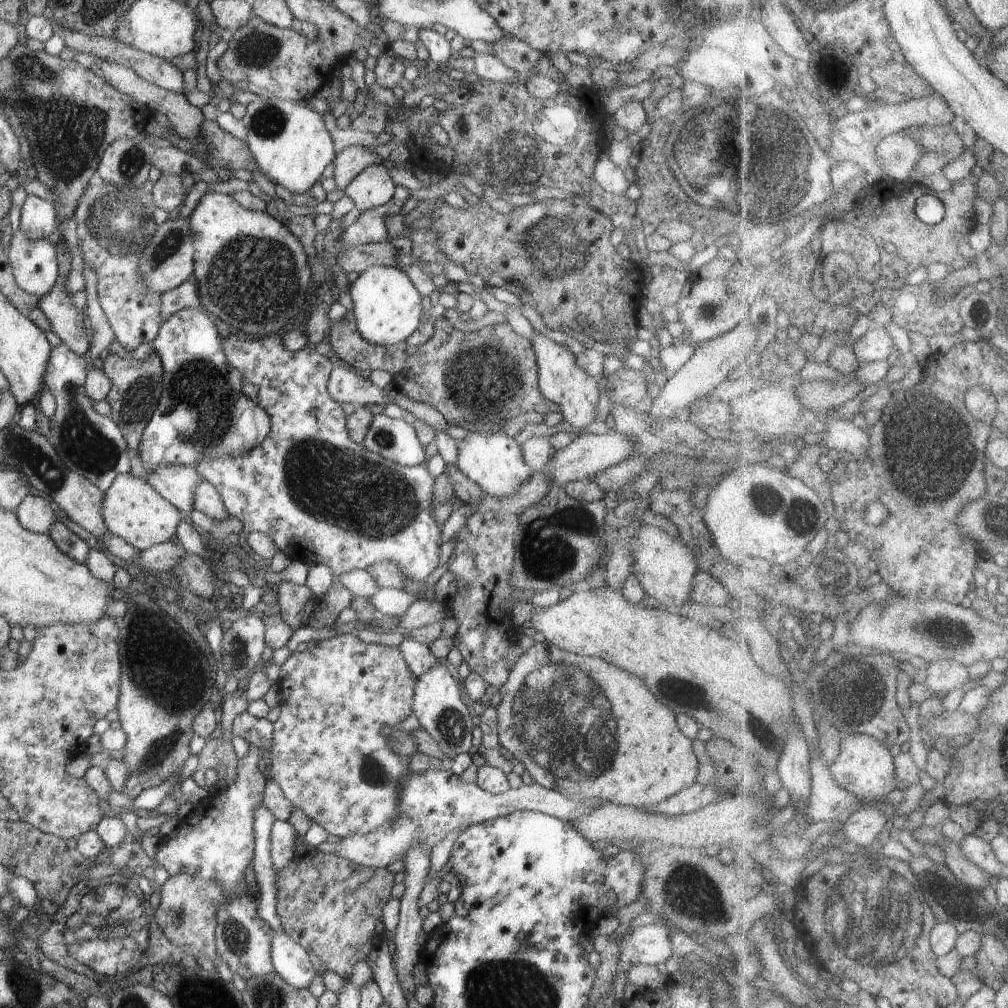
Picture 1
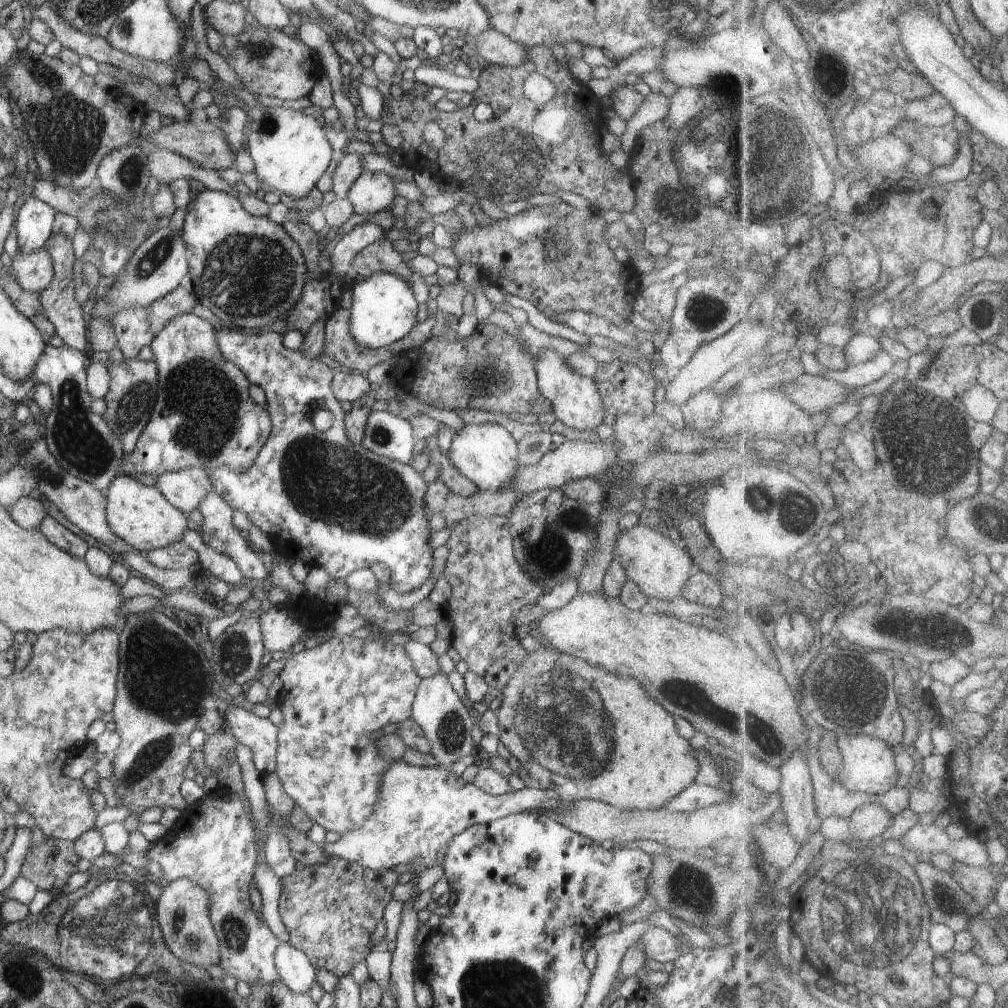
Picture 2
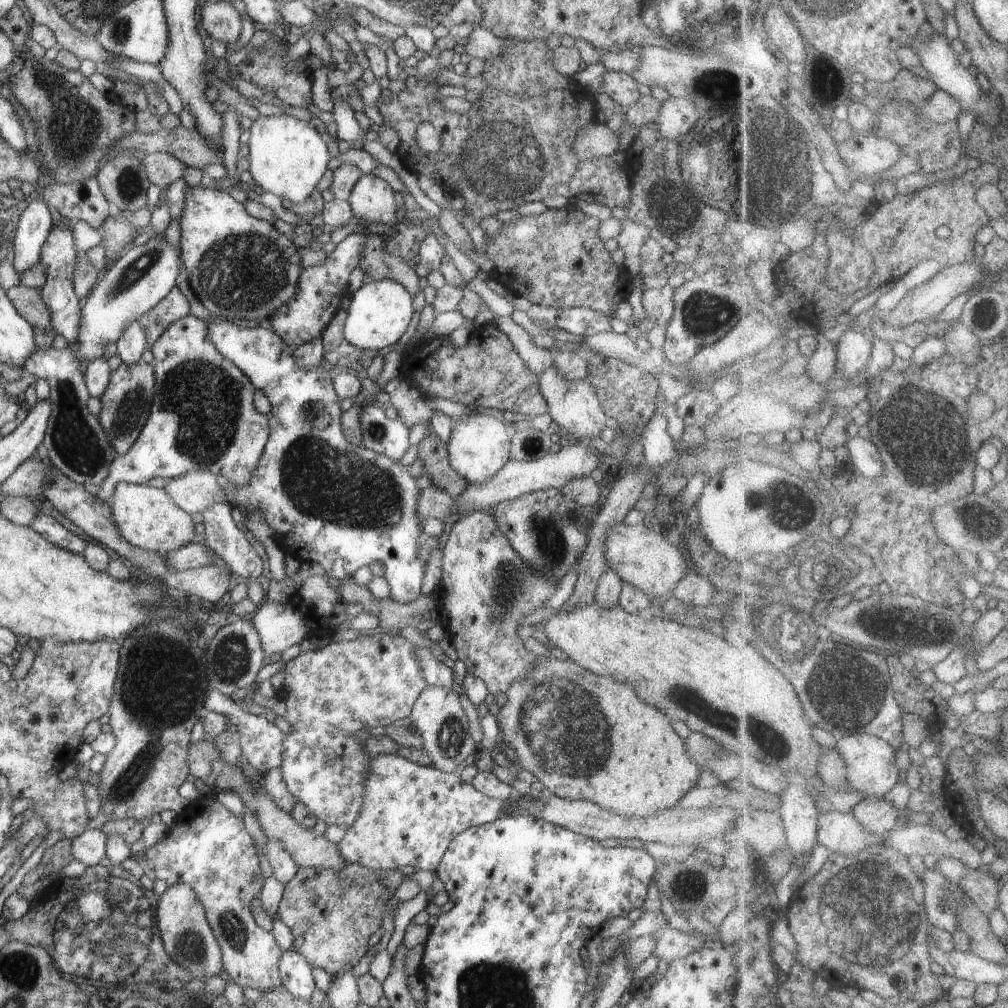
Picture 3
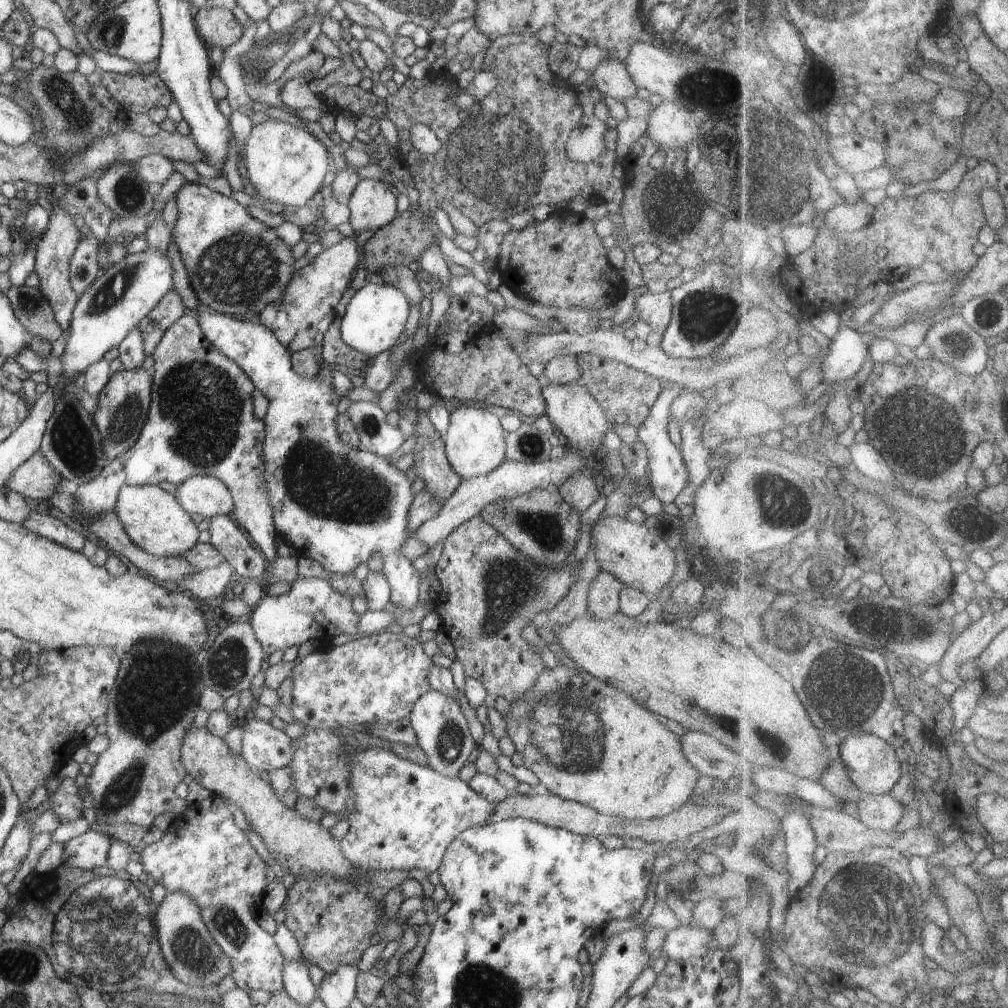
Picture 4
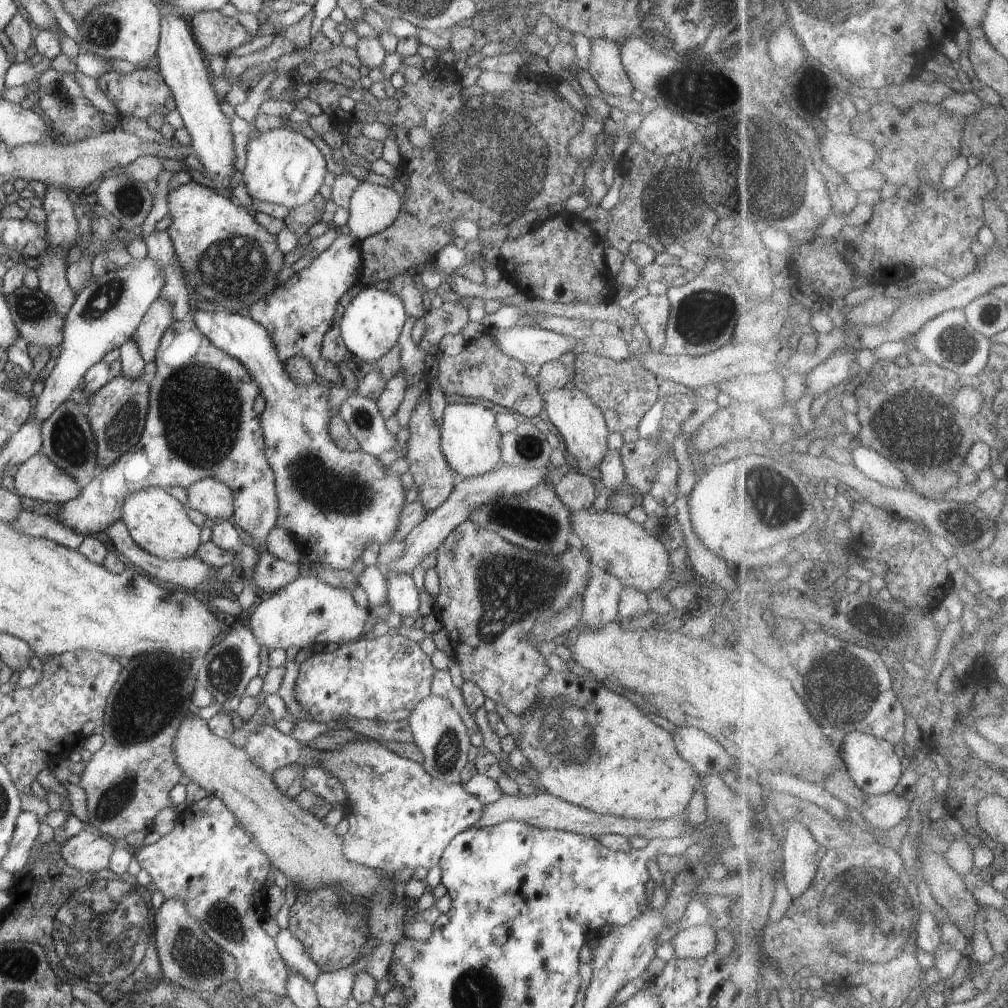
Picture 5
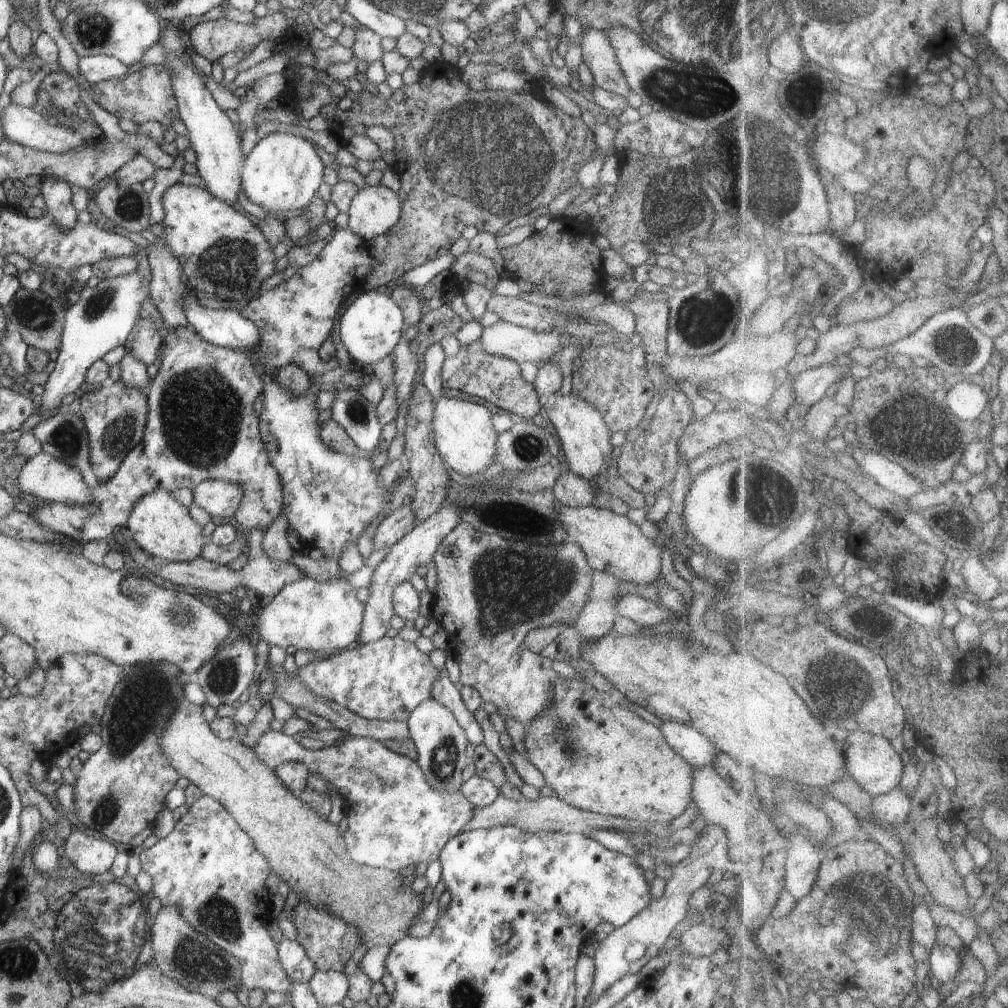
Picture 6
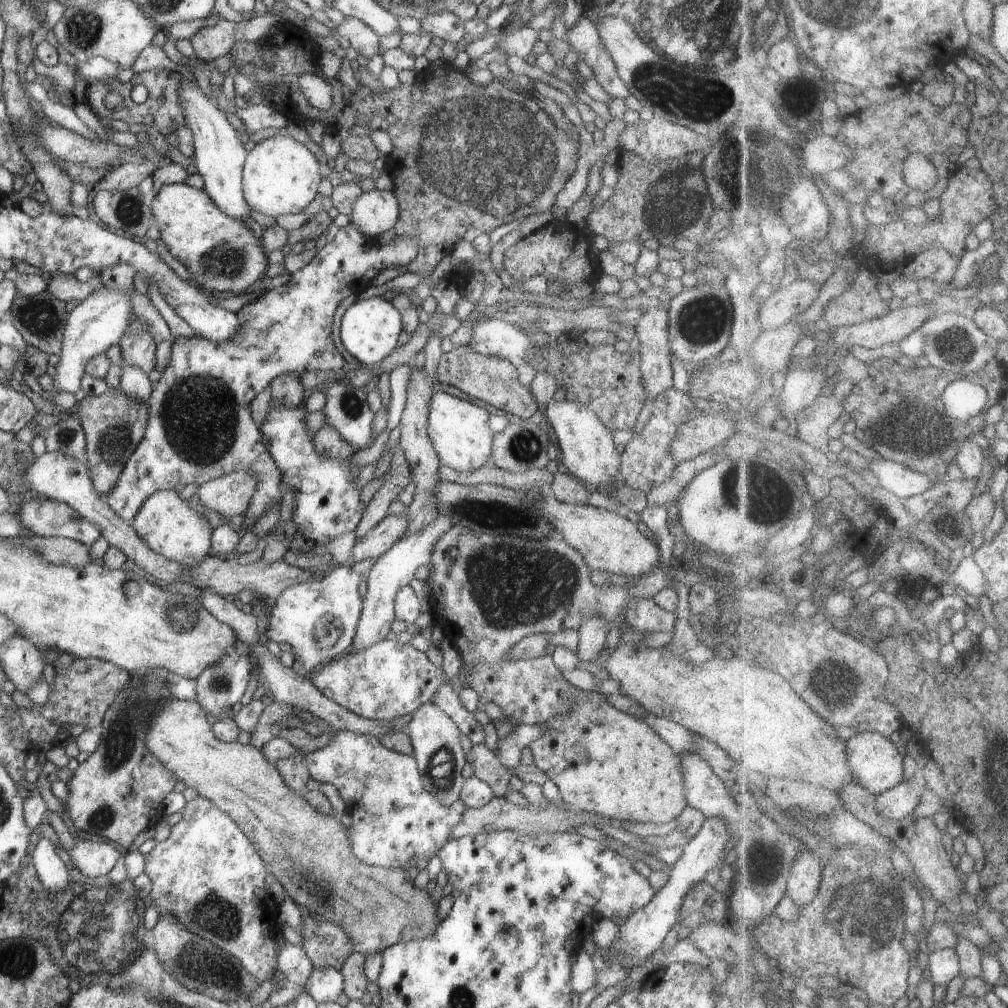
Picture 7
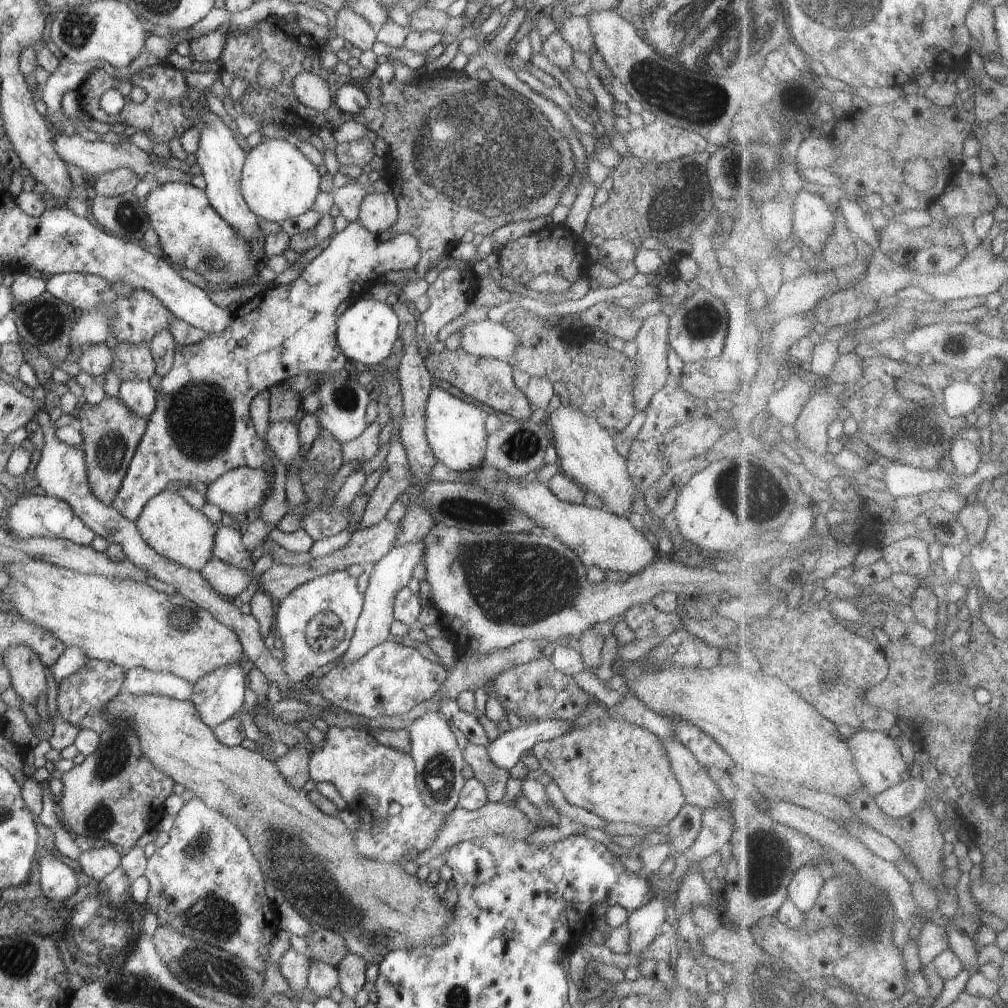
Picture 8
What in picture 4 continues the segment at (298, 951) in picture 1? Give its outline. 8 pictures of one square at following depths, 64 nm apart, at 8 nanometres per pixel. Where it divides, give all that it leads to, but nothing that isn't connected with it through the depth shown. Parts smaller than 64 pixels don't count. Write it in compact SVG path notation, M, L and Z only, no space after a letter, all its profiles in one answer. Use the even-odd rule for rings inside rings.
M285 960L283 990L292 997L292 1000L307 1007L317 999L317 988L312 982L306 962Z

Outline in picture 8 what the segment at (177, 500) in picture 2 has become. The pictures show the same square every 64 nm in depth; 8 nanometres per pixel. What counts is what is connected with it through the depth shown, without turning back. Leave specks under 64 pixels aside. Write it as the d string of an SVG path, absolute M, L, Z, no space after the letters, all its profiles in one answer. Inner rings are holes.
M236 468L220 476L218 480L209 483L204 498L206 503L216 505L223 514L239 514L250 517L261 507L267 497L266 488L268 488L268 482L270 482L268 472L264 472L260 468Z

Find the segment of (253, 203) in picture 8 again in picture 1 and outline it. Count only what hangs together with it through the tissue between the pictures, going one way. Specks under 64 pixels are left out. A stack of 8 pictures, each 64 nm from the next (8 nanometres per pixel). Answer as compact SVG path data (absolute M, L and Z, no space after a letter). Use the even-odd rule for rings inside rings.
M254 97L246 105L243 122L248 129L245 142L260 168L259 172L289 192L308 192L319 182L326 166L334 161L334 141L322 116L299 102L286 98Z

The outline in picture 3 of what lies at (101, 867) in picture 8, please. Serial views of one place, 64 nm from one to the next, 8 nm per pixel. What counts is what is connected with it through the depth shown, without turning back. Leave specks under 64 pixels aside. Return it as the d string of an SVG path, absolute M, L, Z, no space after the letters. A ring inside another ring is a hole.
M100 829L86 830L71 841L73 859L80 860L86 868L100 865L102 858L107 855L107 834Z

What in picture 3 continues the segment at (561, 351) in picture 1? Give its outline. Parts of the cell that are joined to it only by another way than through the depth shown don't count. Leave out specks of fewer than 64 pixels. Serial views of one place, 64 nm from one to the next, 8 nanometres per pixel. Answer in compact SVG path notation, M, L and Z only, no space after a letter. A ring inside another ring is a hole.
M553 363L538 378L539 389L547 402L551 420L572 434L573 440L576 442L598 442L598 436L605 427L607 415L594 392L594 387L584 380L573 381L559 375L553 368Z

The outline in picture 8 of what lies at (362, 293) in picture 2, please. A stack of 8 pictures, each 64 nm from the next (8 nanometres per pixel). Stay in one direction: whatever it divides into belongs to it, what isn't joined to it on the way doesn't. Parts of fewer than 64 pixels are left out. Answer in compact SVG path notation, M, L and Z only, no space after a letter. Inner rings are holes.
M367 297L354 299L346 312L337 318L336 341L348 363L361 362L364 366L375 366L392 353L399 326L400 320L393 306Z

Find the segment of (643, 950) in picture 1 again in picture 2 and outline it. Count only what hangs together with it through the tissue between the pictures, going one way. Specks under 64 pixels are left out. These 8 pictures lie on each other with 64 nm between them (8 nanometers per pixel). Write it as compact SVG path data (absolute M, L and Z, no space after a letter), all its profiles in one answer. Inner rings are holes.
M650 926L638 941L642 942L646 960L652 959L666 964L684 953L683 942L664 927Z

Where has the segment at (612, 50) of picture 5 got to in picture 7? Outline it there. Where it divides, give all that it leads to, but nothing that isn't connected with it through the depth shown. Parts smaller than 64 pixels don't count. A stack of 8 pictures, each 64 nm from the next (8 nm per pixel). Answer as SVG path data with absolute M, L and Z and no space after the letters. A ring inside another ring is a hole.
M581 17L566 34L567 44L575 48L581 60L584 60L592 72L598 84L614 99L625 100L630 92L628 86L622 82L621 76L616 72L616 64L612 62L612 56L604 48L600 40L600 32L592 20Z

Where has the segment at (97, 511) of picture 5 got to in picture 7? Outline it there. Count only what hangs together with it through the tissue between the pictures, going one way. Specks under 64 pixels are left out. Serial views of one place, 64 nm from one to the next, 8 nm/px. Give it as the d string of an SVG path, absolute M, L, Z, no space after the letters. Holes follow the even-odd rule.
M349 224L340 228L334 240L320 249L310 260L310 264L294 272L286 284L266 291L254 302L238 310L240 324L244 324L245 327L244 334L230 338L228 342L212 342L198 336L174 337L170 362L162 370L160 380L152 383L144 439L130 454L112 490L106 492L108 508L112 508L112 512L120 520L130 523L140 510L140 506L144 504L144 500L154 492L178 491L190 484L202 485L210 480L228 476L232 472L252 472L252 476L256 478L256 488L254 488L256 492L250 500L248 510L244 512L250 525L260 516L264 516L264 512L268 512L270 508L280 506L285 491L280 490L285 489L282 474L264 446L261 431L252 419L251 402L258 394L267 390L272 380L284 374L302 375L306 371L348 370L345 366L348 357L339 344L330 337L338 306L352 294L358 296L367 294L371 288L371 281L384 268L410 264L414 256L418 256L418 247L414 240L398 238L388 246L376 246L375 240L362 234L356 226ZM38 498L22 504L19 512L22 526L42 537L63 537L89 547L102 537L96 524L83 521L65 503Z

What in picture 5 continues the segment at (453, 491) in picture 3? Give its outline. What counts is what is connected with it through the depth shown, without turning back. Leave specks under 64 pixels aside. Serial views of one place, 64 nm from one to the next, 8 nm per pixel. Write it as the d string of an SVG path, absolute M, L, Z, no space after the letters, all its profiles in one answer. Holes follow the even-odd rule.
M420 395L408 421L409 437L406 458L409 472L418 487L417 500L423 504L427 513L434 512L448 497L455 487L457 473L450 468L440 448L440 429L432 414L429 397Z

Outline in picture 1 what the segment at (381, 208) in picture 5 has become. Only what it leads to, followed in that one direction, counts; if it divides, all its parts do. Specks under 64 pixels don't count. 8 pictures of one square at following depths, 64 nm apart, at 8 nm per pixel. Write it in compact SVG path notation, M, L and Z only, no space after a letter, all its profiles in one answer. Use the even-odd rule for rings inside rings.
M369 165L344 190L361 213L368 208L387 204L395 191L390 172L384 166L377 165Z

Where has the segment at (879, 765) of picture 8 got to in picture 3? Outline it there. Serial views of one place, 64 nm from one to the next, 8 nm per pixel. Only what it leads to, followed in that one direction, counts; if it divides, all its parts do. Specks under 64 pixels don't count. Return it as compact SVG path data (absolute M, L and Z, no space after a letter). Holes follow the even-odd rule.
M849 732L838 741L837 747L846 759L849 779L854 790L860 791L866 796L885 797L900 783L902 776L900 776L900 766L898 766L898 758L896 758L897 748L894 748L888 740L872 733Z

